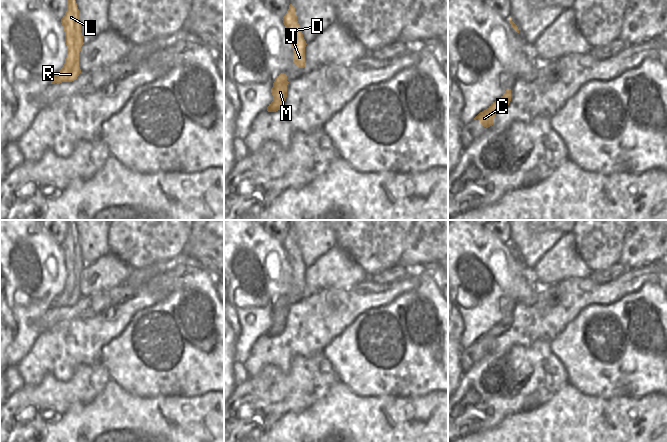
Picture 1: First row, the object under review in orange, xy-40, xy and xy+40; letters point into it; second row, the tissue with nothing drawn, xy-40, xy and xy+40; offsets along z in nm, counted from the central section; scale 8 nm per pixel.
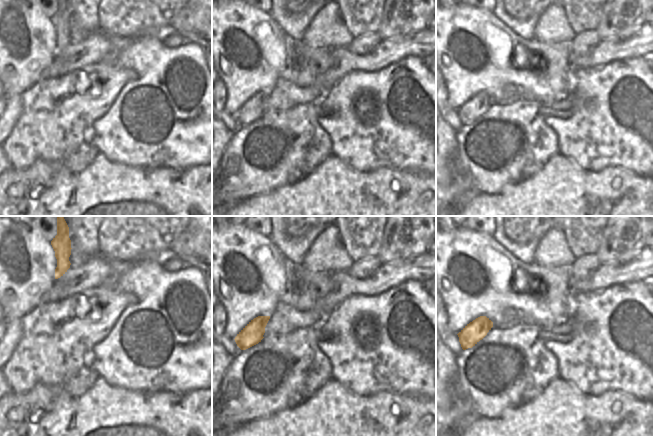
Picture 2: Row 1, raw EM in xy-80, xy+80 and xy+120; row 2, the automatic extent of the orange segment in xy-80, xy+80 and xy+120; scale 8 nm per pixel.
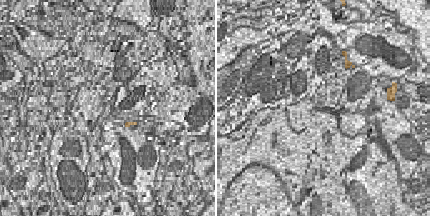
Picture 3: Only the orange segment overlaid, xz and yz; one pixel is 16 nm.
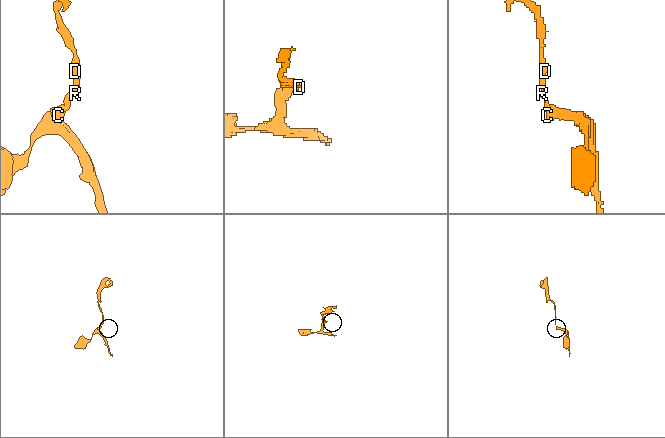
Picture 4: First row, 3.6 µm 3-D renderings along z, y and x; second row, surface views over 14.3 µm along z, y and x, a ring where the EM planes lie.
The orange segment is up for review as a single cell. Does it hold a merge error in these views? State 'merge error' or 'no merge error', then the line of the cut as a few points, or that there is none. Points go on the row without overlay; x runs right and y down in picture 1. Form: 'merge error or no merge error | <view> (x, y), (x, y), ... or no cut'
no merge error | no cut

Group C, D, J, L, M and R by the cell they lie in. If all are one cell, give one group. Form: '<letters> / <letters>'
C D J L M R

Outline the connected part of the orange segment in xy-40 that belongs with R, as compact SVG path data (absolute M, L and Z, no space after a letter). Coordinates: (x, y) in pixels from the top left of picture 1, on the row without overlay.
M67 220L67 235L61 243L65 255L65 267L67 269L67 281L63 291L51 303L51 308L72 306L81 297L79 291L79 277L83 267L81 247L79 245L79 233L74 220Z

